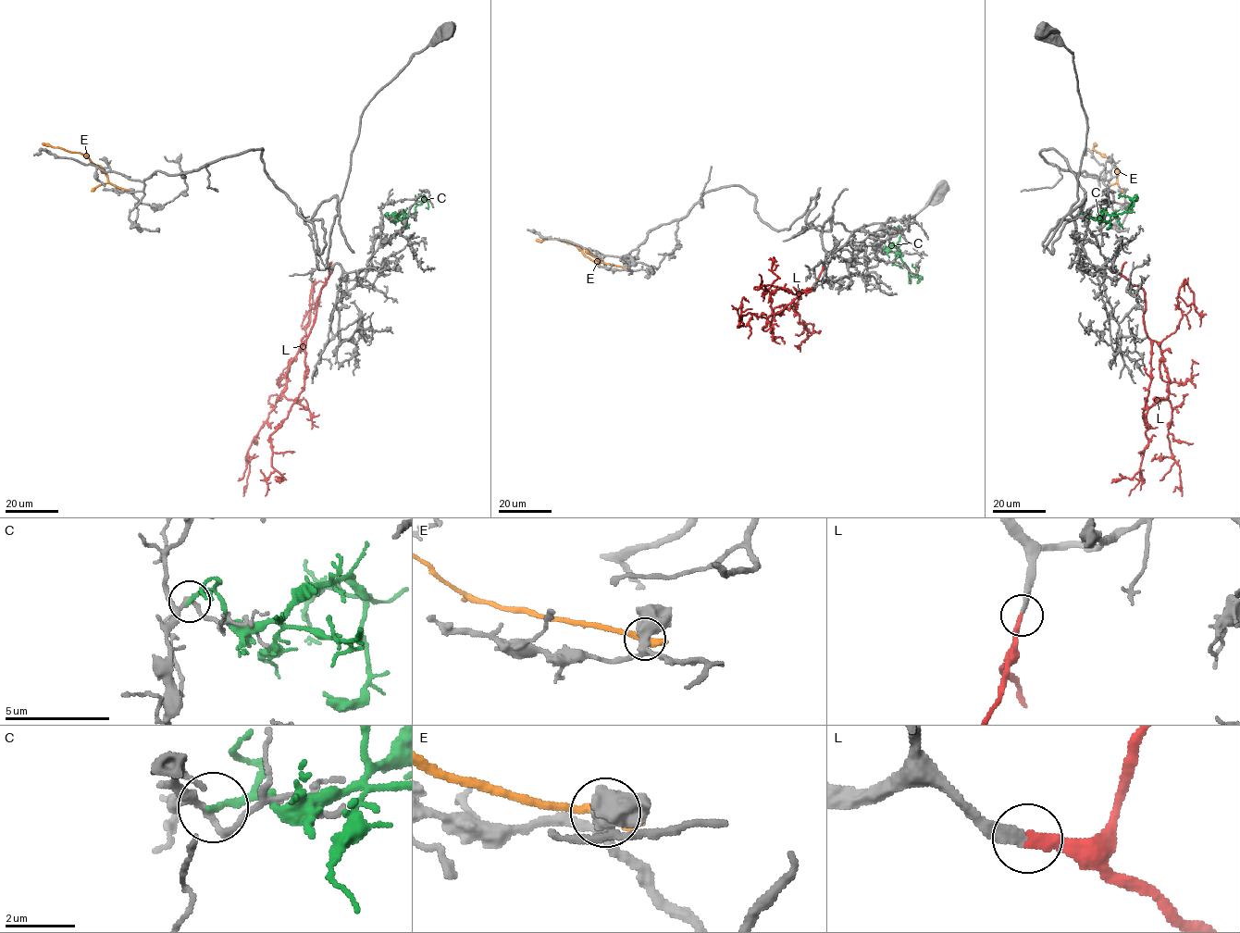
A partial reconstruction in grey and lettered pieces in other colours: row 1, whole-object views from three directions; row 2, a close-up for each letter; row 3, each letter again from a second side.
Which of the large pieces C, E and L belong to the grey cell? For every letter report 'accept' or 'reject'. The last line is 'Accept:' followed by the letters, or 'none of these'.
C: reject
E: reject
L: accept
Accept: L

